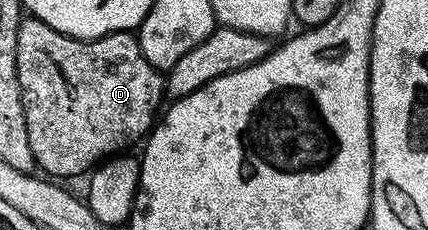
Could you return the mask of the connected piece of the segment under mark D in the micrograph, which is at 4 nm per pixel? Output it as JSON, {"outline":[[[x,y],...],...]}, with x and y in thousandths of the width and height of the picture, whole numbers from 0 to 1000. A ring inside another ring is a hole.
{"outline":[[[54,74],[37,157],[37,313],[75,678],[86,735],[126,783],[199,761],[241,696],[301,657],[294,648],[311,617],[329,622],[362,543],[364,500],[383,443],[381,326],[336,261],[322,170],[304,139],[194,174],[131,139],[131,122],[103,104],[91,78]]]}

